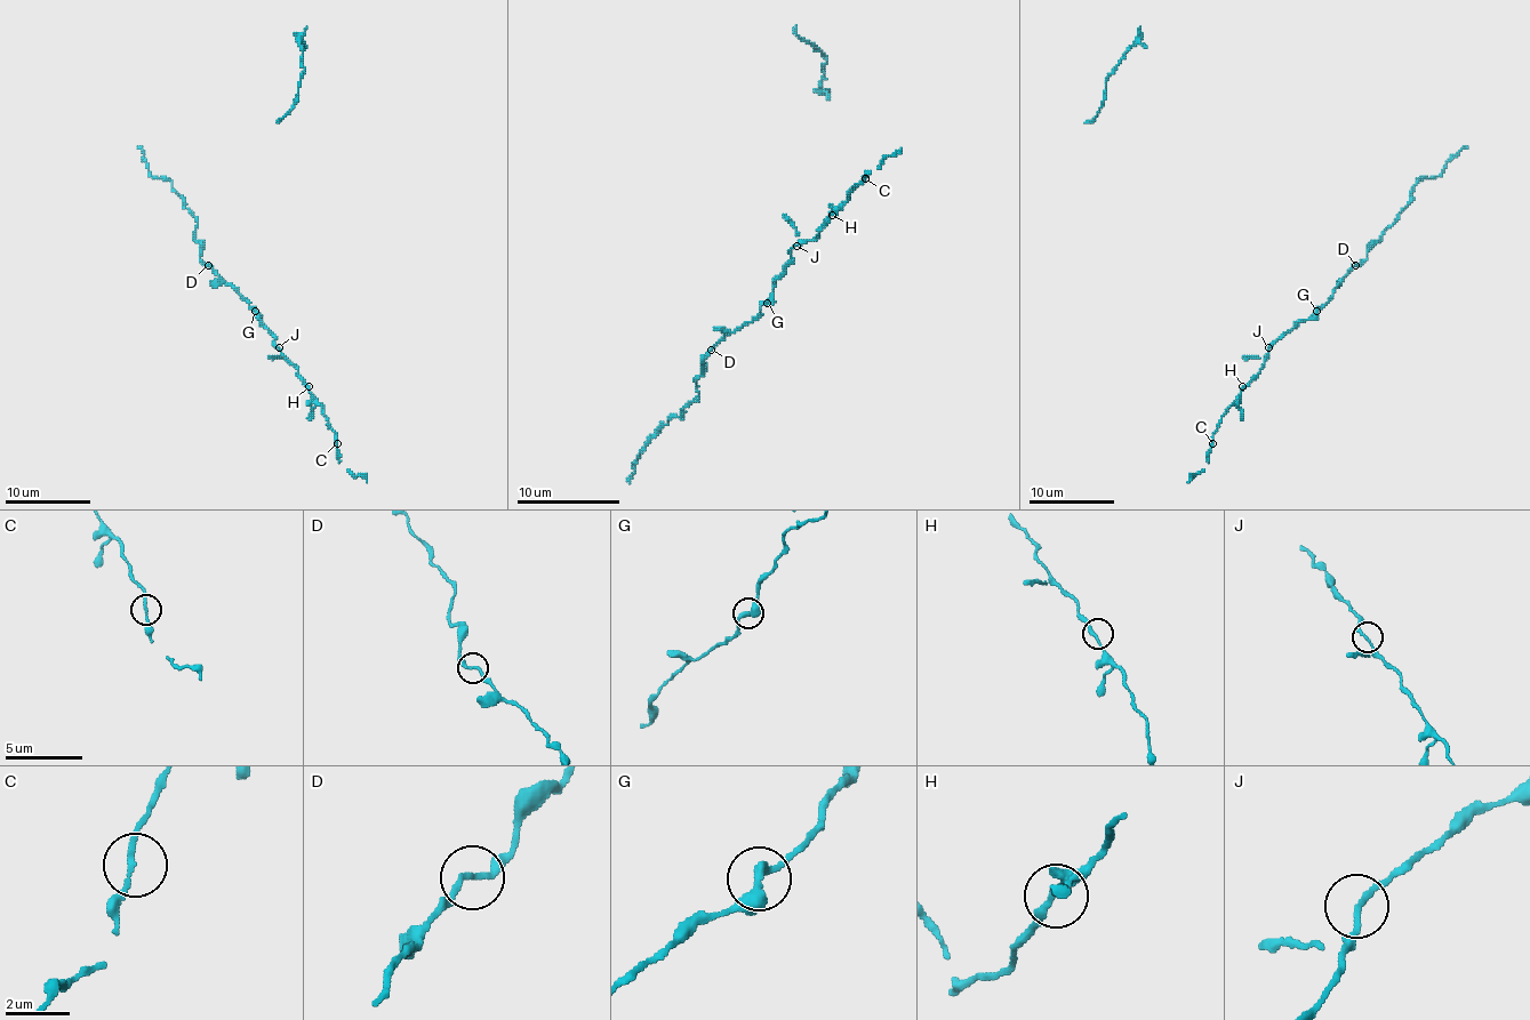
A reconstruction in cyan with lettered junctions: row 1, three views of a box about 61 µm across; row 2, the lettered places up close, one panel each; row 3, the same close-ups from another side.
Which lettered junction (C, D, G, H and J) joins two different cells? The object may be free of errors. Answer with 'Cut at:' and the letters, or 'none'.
Cut at: D

